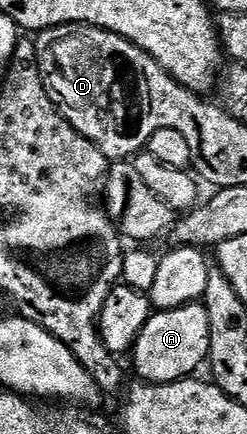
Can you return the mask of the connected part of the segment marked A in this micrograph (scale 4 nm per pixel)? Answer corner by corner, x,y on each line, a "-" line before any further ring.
191,304
179,310
151,313
132,347
134,370
146,384
176,382
193,375
198,365
207,361
210,352
210,321
205,305

